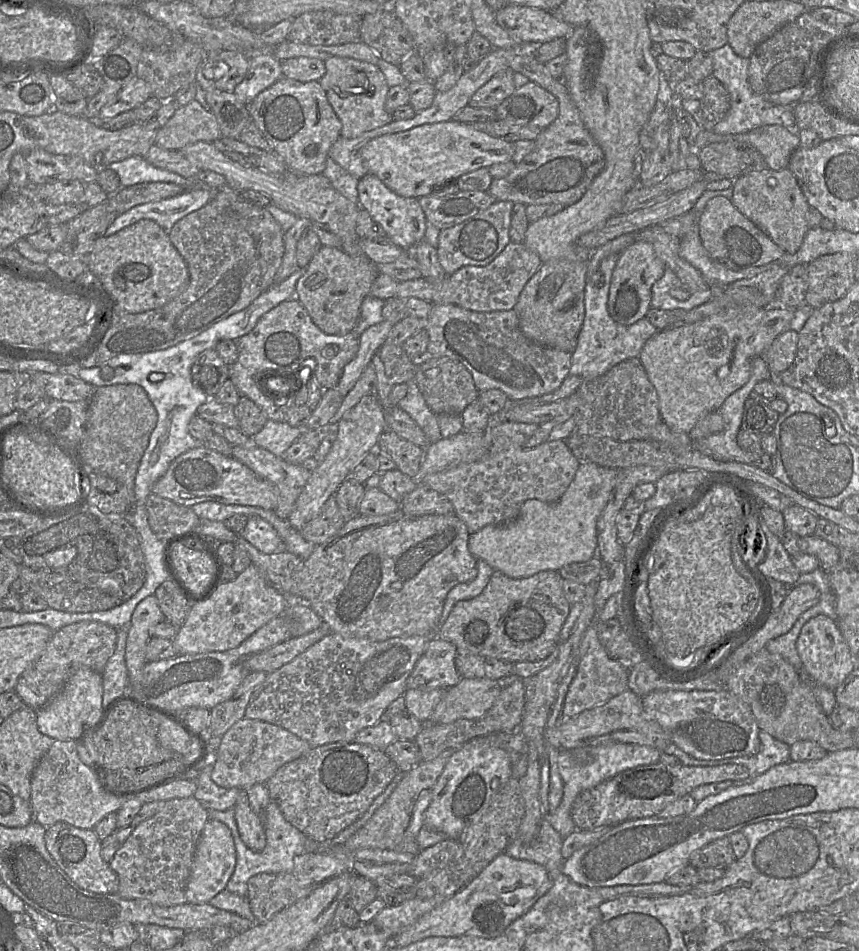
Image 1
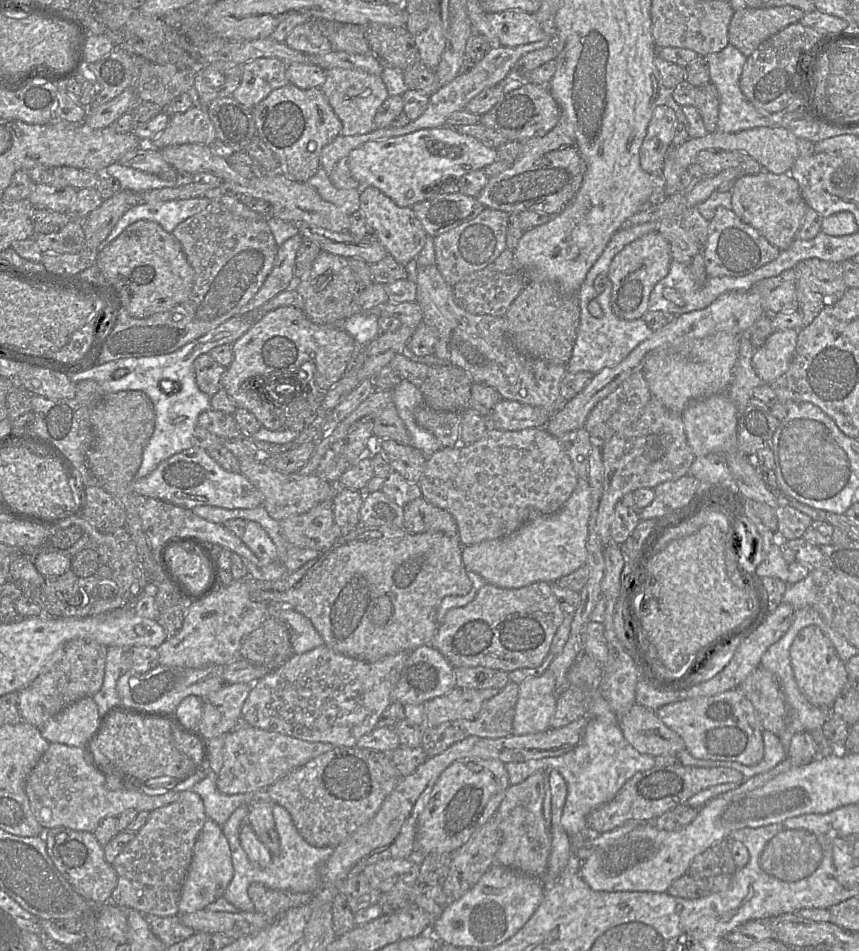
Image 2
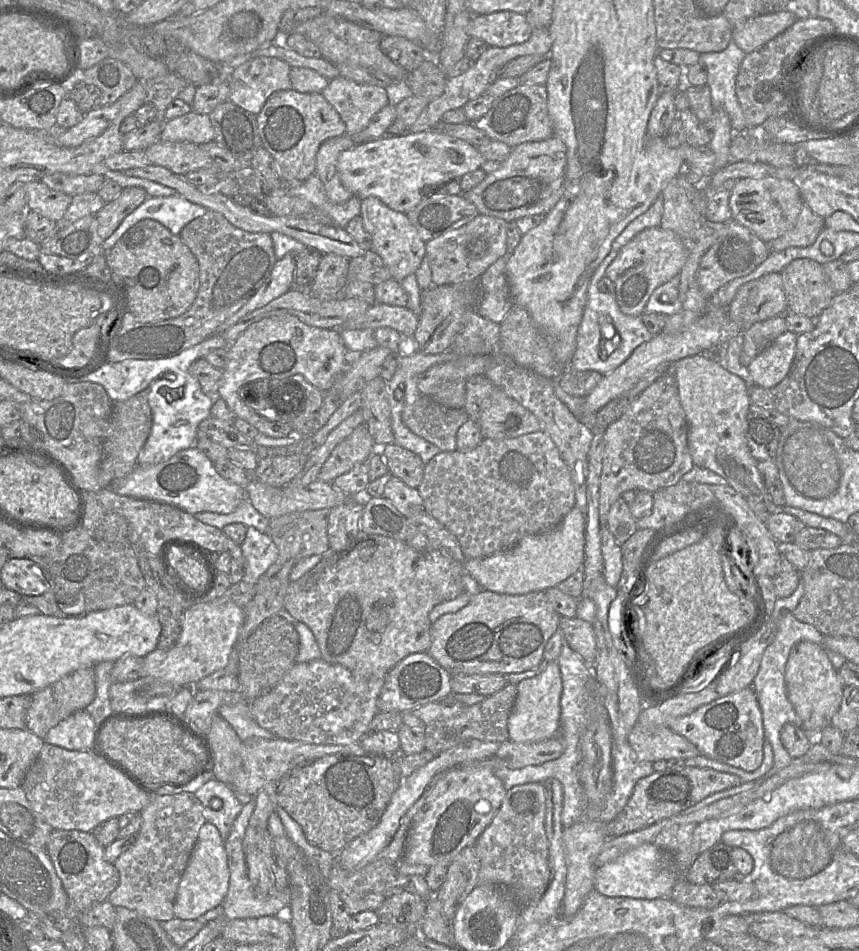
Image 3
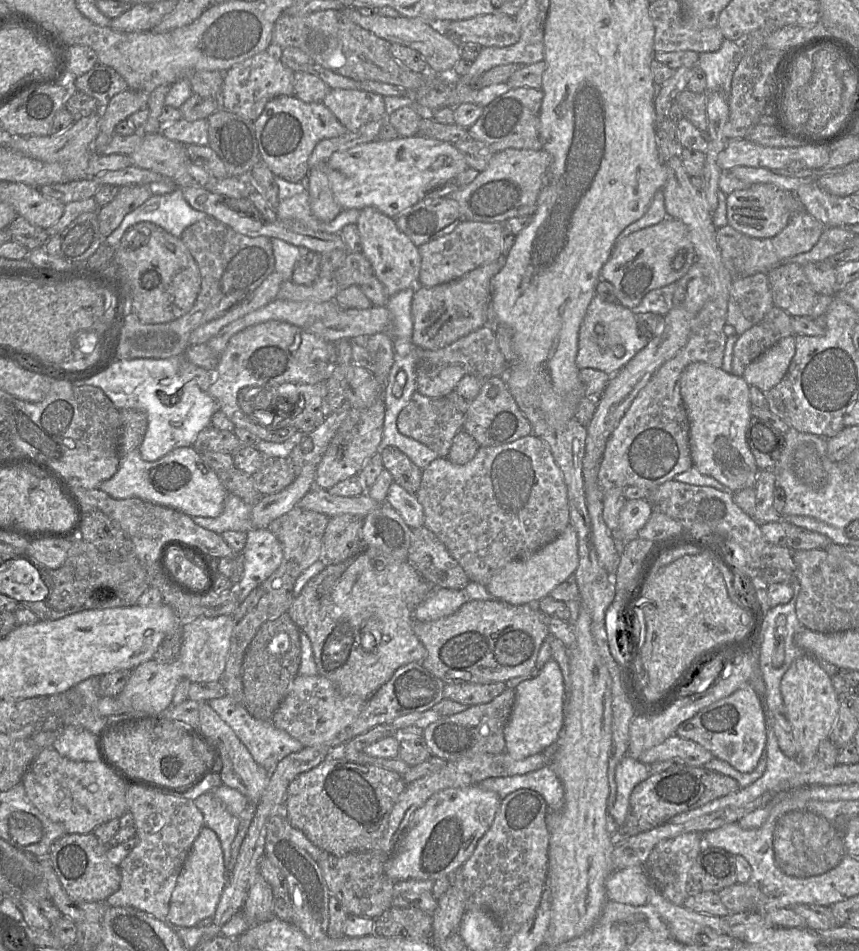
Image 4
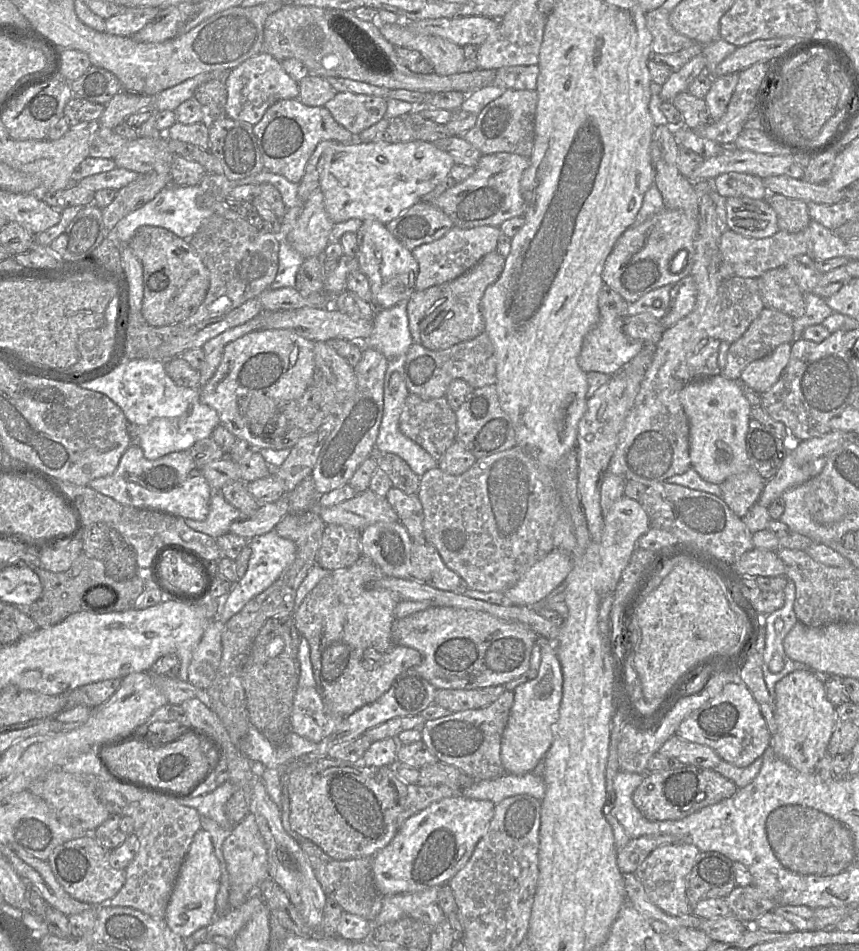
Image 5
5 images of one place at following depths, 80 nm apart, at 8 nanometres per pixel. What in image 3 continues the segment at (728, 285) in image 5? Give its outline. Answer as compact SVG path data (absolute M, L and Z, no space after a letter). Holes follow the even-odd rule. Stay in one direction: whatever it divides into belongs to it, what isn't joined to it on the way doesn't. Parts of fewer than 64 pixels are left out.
M780 273L766 274L742 285L728 306L729 318L742 330L786 313L787 301Z

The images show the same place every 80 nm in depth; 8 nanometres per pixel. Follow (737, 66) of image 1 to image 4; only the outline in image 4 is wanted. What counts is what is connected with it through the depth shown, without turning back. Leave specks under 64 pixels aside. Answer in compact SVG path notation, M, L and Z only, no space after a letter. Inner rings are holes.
M727 39L723 40L717 51L699 54L696 66L706 75L707 93L719 92L729 101L732 78L743 56L744 49L741 42Z

